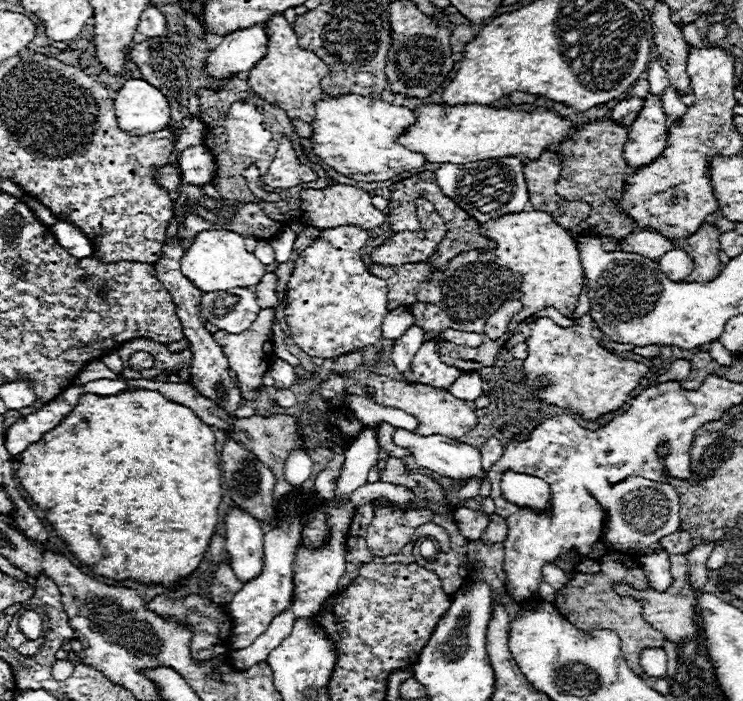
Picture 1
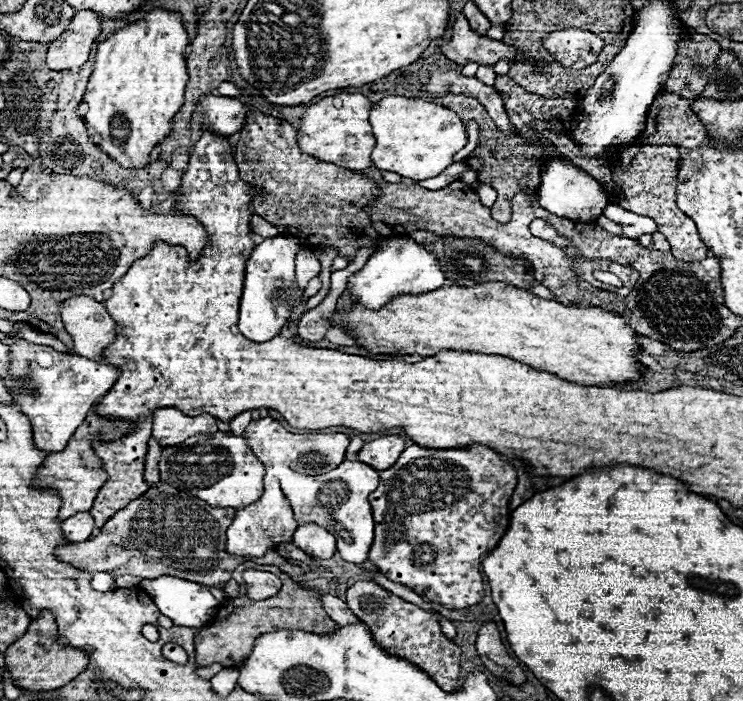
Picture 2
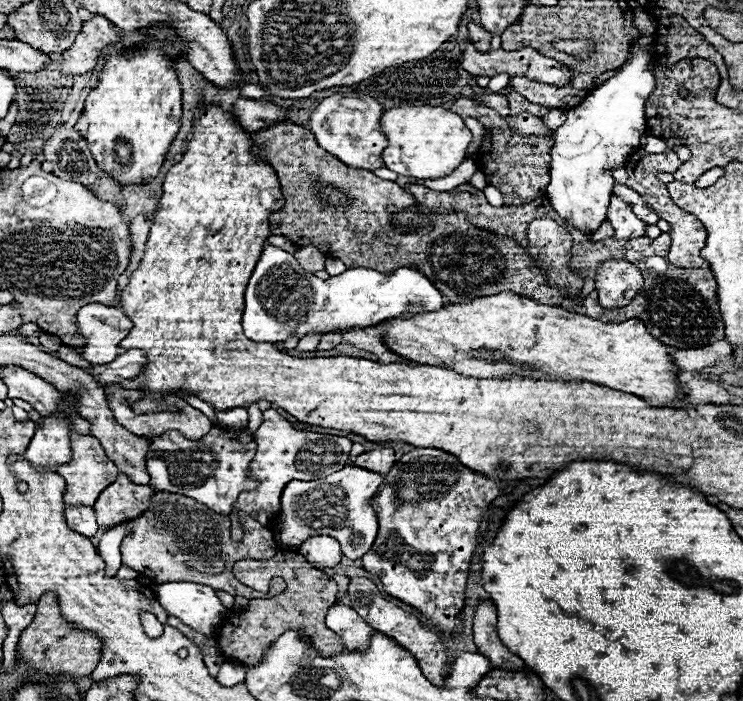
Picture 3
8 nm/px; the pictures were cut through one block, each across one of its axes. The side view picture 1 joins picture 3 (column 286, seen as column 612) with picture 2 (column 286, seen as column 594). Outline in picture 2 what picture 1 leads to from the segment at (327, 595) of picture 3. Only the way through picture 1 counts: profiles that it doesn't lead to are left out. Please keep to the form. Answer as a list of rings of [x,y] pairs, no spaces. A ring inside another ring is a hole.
[[[252,564],[252,568],[256,568],[256,570],[260,568],[260,570],[268,570],[272,574],[278,574],[278,578],[284,582],[280,594],[276,594],[268,600],[262,600],[262,602],[252,602],[246,594],[240,594],[238,598],[222,604],[216,614],[216,620],[210,626],[202,628],[194,638],[198,666],[208,666],[212,662],[220,662],[224,668],[240,666],[244,662],[244,658],[248,658],[248,654],[252,652],[256,638],[260,634],[266,634],[272,630],[294,628],[294,630],[316,632],[316,634],[332,634],[332,630],[336,630],[336,622],[332,622],[332,618],[328,618],[328,614],[322,608],[320,590],[302,588],[288,574],[284,574],[278,566]]]

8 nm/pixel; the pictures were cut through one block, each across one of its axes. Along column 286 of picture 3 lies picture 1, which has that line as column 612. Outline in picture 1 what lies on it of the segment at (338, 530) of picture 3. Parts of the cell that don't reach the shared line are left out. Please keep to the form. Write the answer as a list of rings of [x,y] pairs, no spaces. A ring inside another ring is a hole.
[[[626,478],[622,482],[600,484],[598,490],[590,490],[596,502],[604,510],[604,536],[602,540],[612,546],[616,552],[636,554],[644,546],[658,542],[664,536],[670,536],[680,530],[680,502],[678,494],[670,484],[652,482],[644,478]]]

